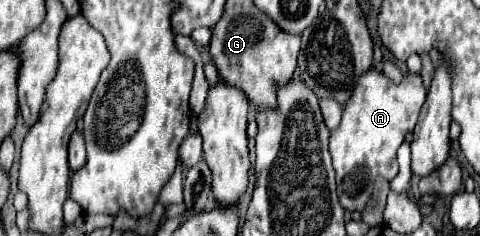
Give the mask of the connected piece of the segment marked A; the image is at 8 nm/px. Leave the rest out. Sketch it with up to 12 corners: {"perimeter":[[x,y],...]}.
{"perimeter":[[370,69],[330,135],[338,197],[362,211],[424,103],[420,75]]}

